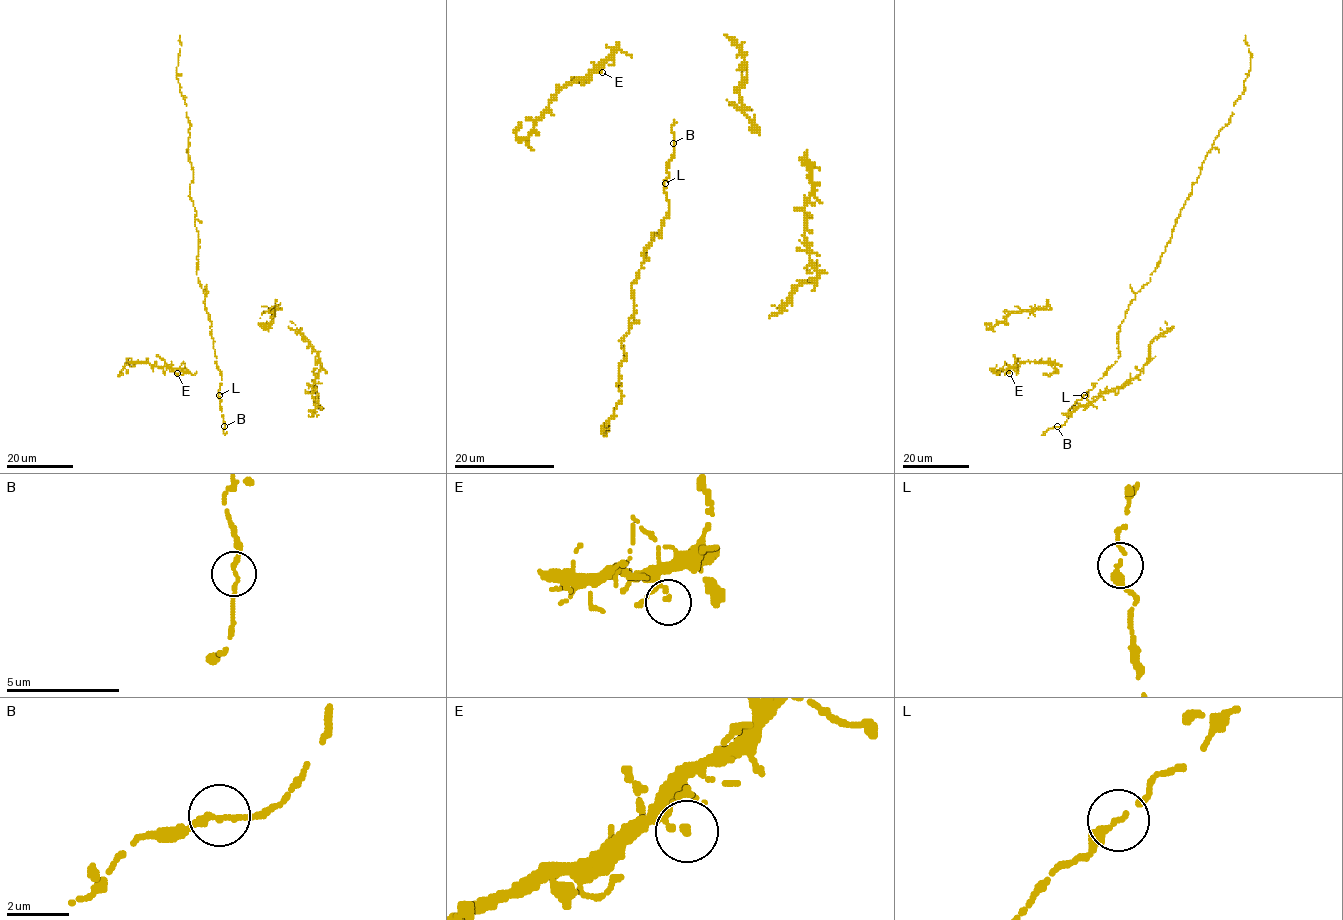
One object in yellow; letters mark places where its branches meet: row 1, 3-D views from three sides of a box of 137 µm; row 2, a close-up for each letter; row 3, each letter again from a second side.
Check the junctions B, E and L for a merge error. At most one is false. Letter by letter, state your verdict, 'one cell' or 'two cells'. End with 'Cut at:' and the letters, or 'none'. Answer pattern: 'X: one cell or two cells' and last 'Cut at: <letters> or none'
B: one cell
E: one cell
L: one cell
Cut at: none

